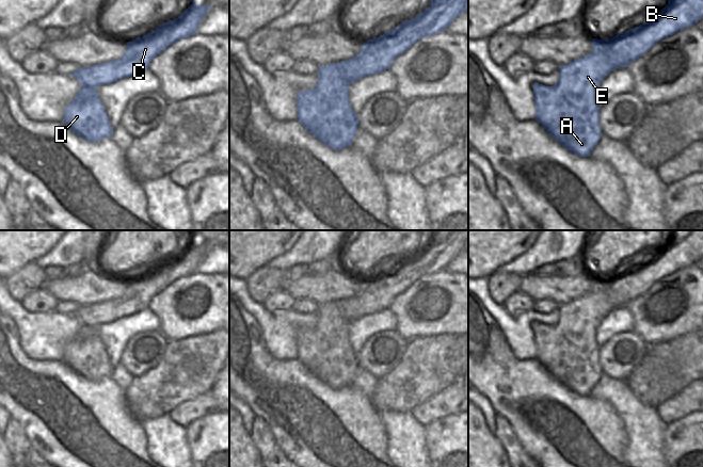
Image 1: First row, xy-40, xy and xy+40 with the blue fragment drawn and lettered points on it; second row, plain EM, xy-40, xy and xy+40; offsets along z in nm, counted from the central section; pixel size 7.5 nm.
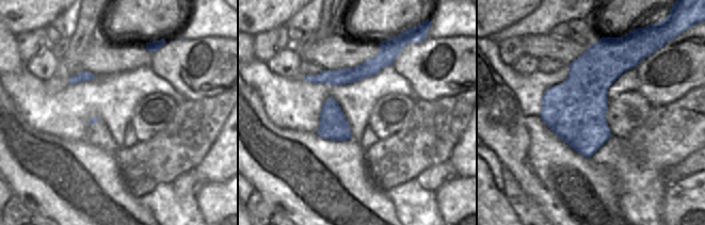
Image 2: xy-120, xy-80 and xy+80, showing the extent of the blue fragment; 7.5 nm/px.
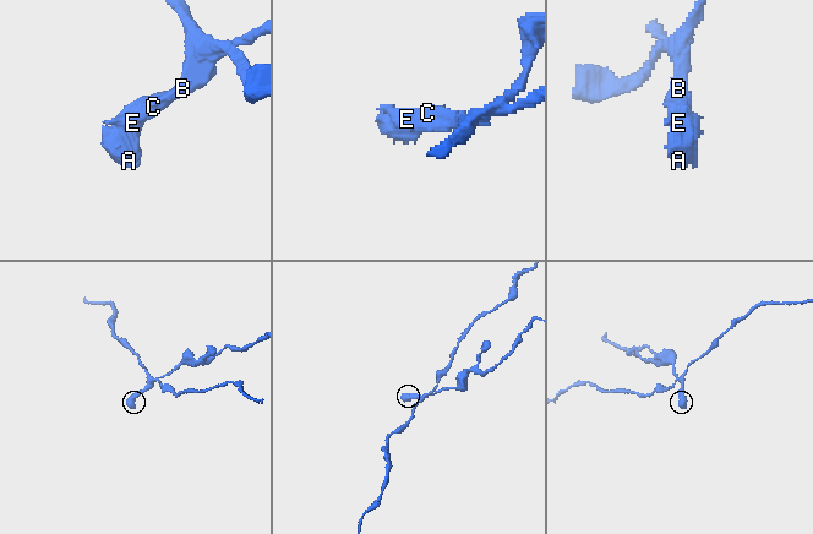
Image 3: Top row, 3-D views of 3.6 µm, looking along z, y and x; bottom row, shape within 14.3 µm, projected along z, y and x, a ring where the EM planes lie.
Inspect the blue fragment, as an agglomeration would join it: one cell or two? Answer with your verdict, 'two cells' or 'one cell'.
two cells

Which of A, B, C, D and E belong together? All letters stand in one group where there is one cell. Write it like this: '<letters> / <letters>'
A D E / B C

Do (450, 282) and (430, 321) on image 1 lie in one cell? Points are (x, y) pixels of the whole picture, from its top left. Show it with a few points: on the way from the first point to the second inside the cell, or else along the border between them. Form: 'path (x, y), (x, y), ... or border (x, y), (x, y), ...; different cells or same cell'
path (450, 291), (431, 311); same cell

